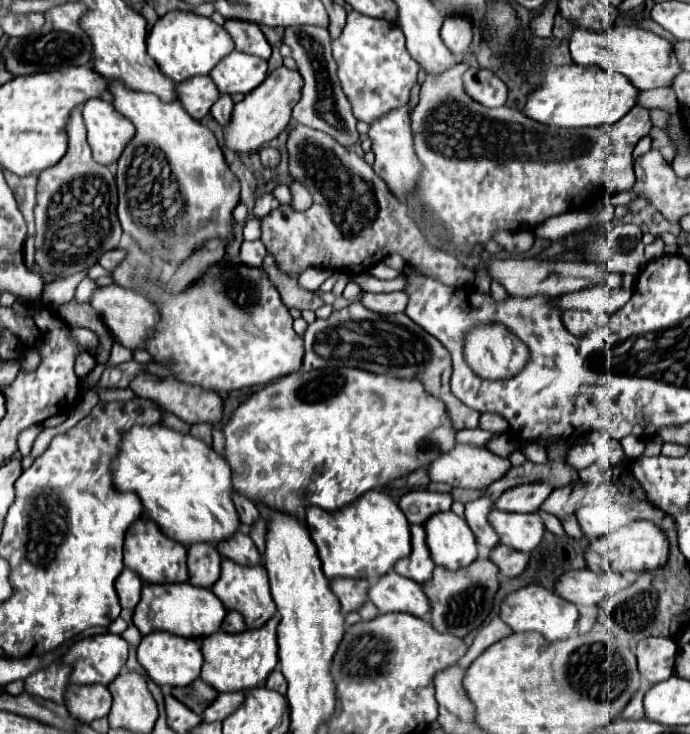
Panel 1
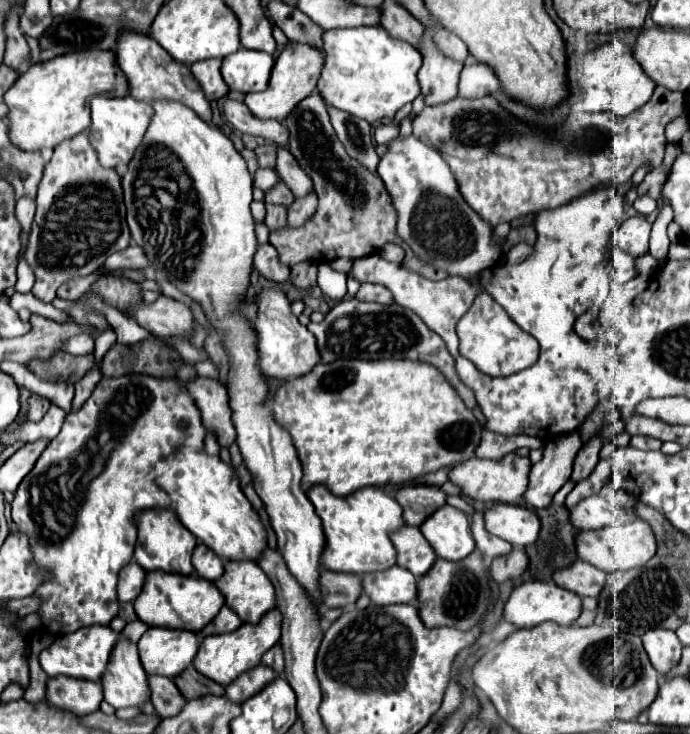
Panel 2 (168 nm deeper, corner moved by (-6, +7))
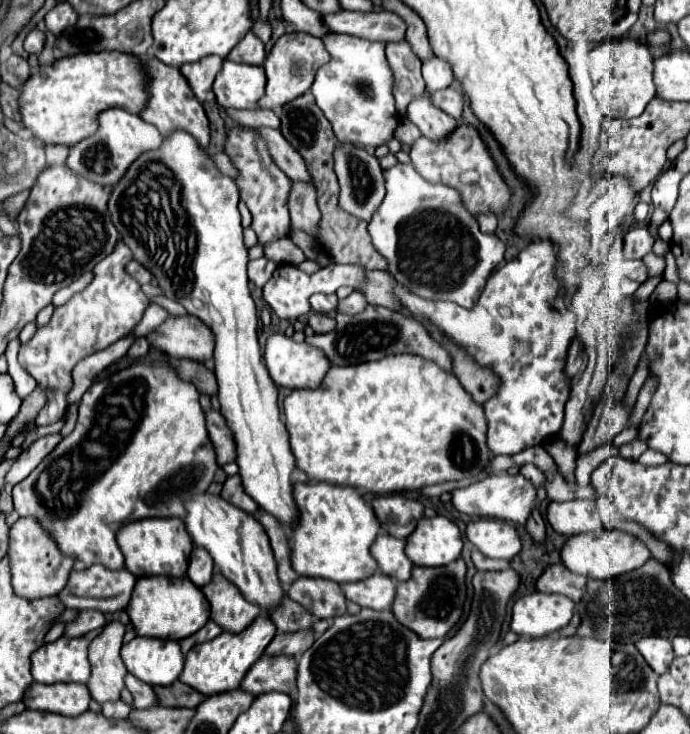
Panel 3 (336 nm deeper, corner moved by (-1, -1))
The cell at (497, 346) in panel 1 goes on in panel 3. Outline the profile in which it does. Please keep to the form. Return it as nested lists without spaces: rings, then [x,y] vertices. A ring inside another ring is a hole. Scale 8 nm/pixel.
[[[411,162],[395,164],[383,172],[387,194],[369,224],[373,246],[387,258],[391,276],[429,300],[451,300],[473,308],[487,276],[505,256],[505,244],[497,236],[479,230],[479,222],[463,210],[455,188],[429,182]]]

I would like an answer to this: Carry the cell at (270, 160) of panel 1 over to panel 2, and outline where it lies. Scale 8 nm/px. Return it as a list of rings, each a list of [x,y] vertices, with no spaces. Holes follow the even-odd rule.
[[[278,148],[276,172],[286,182],[286,186],[292,190],[294,198],[304,198],[304,196],[312,194],[312,190],[314,190],[312,180],[308,180],[308,174],[298,166],[296,158],[286,148]]]

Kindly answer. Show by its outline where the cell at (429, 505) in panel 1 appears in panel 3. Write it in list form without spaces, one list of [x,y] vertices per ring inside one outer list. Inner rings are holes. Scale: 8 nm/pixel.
[[[401,494],[379,496],[371,502],[371,506],[381,522],[381,530],[395,538],[407,538],[425,512],[425,506],[419,500],[405,498]]]

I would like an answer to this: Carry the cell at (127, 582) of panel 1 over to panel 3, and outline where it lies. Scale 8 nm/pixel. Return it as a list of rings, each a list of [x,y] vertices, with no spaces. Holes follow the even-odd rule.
[[[91,566],[87,570],[73,570],[71,578],[67,582],[67,588],[63,592],[57,594],[57,598],[61,600],[61,604],[67,610],[85,610],[85,608],[93,608],[93,610],[101,610],[105,614],[113,614],[117,610],[123,610],[129,604],[131,592],[135,588],[135,576],[131,572],[127,572],[127,568],[121,570],[107,570],[103,566]]]

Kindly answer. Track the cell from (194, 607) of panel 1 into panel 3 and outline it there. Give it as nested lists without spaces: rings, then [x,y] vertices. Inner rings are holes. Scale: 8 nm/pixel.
[[[143,576],[135,584],[135,592],[127,606],[127,614],[129,618],[133,616],[133,628],[139,636],[151,636],[161,640],[183,640],[209,622],[211,610],[201,588],[191,584],[189,578]]]

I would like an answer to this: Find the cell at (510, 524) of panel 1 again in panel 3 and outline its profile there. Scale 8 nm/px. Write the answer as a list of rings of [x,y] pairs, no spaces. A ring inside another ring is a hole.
[[[481,518],[467,524],[467,538],[489,558],[511,560],[521,550],[521,538],[505,520]]]

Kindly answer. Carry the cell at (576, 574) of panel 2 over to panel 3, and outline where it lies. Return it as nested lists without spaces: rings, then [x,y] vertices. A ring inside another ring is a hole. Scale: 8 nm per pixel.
[[[553,564],[549,566],[541,578],[537,580],[537,590],[539,592],[549,592],[549,594],[563,594],[571,598],[573,602],[579,602],[583,598],[587,586],[587,578],[569,572],[563,564]]]

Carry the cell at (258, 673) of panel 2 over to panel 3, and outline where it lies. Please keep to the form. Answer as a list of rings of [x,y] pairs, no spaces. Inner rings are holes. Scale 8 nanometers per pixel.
[[[261,656],[245,674],[241,690],[253,696],[265,692],[285,692],[295,696],[297,692],[297,660],[291,656]]]

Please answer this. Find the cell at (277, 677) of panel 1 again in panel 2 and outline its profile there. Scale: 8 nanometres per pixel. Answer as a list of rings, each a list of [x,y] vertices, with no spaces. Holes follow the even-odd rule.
[[[280,642],[274,644],[274,646],[262,656],[262,662],[282,674],[282,670],[284,670],[284,654],[282,654],[282,648],[280,648]]]

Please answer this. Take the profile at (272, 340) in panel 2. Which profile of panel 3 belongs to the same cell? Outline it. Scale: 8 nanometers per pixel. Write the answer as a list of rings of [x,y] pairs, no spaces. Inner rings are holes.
[[[273,332],[269,334],[267,342],[265,342],[265,366],[269,370],[271,380],[277,386],[285,386],[285,388],[315,388],[321,384],[325,372],[329,370],[329,360],[325,358],[325,354],[313,346],[309,346],[307,342],[295,342],[293,338],[285,336],[283,332]]]

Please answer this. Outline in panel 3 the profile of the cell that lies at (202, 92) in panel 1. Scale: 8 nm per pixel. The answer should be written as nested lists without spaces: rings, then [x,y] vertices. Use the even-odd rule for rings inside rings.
[[[207,56],[205,60],[183,64],[179,68],[181,74],[187,78],[191,90],[199,98],[199,102],[215,100],[213,80],[215,80],[217,72],[221,70],[221,64],[223,64],[223,58],[219,58],[219,56]]]

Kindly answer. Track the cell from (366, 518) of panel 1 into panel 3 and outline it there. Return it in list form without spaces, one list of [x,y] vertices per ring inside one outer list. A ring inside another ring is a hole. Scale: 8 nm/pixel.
[[[297,482],[293,486],[293,498],[299,508],[299,522],[291,532],[291,562],[301,576],[317,576],[333,580],[337,584],[345,584],[345,582],[365,580],[367,576],[379,572],[379,564],[371,556],[371,544],[379,536],[381,524],[379,520],[375,520],[373,508],[357,494],[357,490],[331,486],[327,482],[317,482],[317,484]]]

